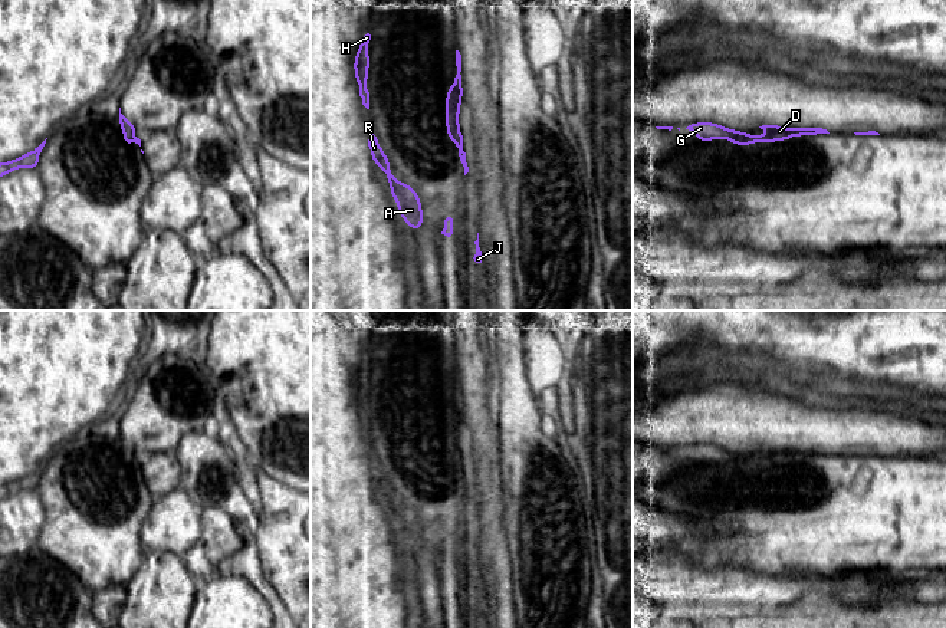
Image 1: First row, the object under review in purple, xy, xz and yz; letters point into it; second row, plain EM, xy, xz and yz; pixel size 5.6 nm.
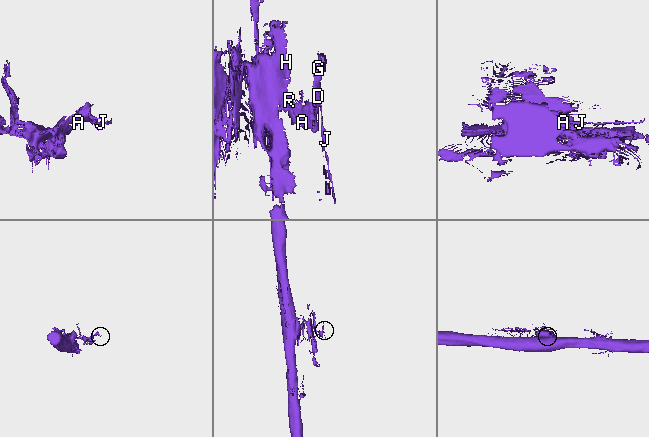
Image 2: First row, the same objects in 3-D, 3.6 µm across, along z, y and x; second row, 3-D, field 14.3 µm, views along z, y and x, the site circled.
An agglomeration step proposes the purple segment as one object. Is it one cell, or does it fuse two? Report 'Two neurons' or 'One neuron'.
One neuron

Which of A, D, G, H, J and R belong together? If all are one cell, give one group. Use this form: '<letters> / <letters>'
A D G H J R

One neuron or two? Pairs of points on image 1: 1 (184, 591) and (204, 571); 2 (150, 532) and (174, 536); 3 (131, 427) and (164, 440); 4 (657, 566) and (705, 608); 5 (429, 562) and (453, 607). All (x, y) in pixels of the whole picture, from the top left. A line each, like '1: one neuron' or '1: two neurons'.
1: two neurons
2: one neuron
3: one neuron
4: one neuron
5: one neuron

